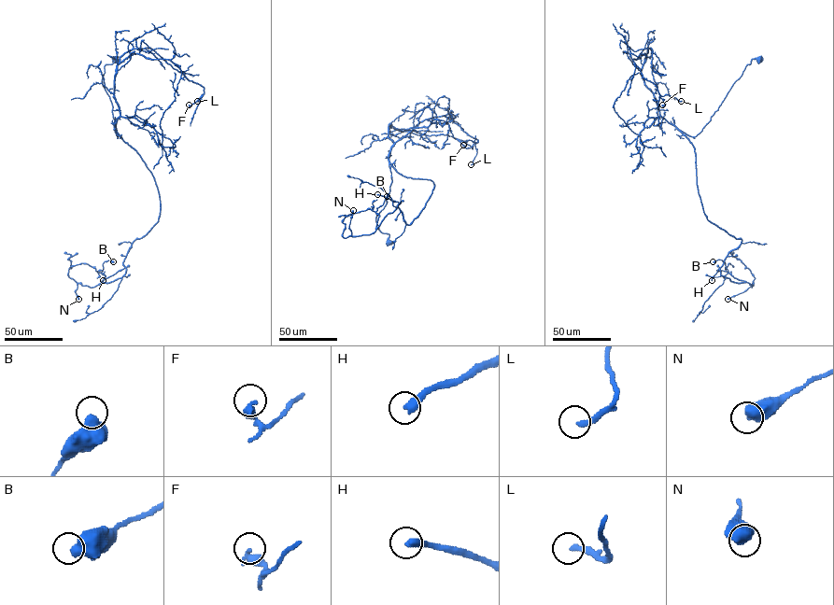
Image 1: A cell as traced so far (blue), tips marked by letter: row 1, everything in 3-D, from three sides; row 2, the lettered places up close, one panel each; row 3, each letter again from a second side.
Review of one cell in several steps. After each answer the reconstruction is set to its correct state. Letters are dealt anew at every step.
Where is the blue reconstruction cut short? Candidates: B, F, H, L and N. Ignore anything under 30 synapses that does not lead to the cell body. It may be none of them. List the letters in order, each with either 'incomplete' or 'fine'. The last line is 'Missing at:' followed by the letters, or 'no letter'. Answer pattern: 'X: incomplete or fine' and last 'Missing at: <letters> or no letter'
B: fine
F: fine
H: incomplete
L: fine
N: fine
Missing at: H

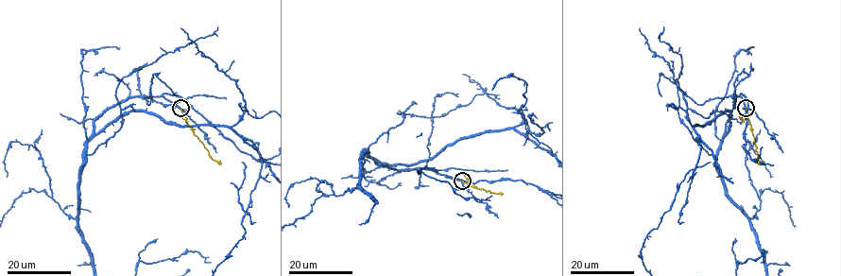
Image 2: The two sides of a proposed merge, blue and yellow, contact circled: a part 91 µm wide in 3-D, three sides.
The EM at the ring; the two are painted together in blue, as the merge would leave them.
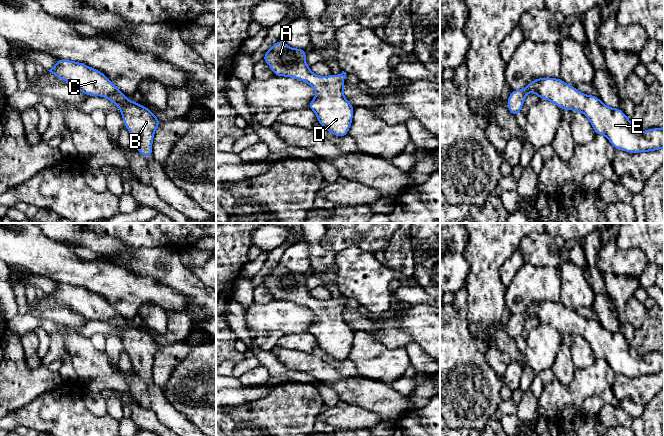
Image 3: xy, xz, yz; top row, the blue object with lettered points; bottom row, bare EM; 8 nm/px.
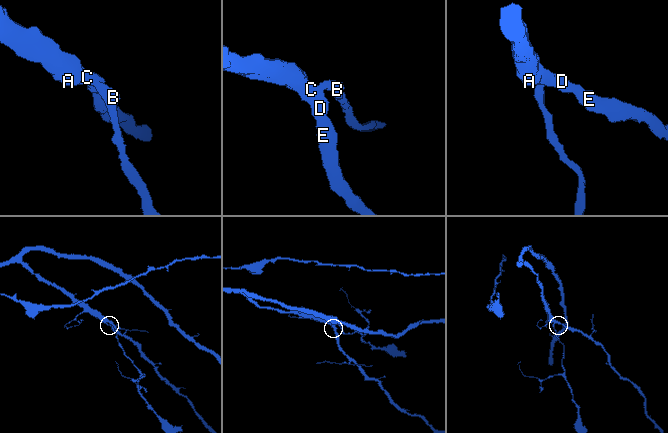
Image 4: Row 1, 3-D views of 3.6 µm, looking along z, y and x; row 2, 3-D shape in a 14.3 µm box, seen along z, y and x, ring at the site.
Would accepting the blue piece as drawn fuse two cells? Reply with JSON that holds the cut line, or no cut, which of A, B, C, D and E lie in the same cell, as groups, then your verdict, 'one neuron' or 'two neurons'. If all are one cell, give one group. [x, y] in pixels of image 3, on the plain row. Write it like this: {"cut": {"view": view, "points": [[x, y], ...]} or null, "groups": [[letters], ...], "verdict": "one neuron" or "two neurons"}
{"cut": null, "groups": [["A", "B", "C", "D", "E"]], "verdict": "one neuron"}

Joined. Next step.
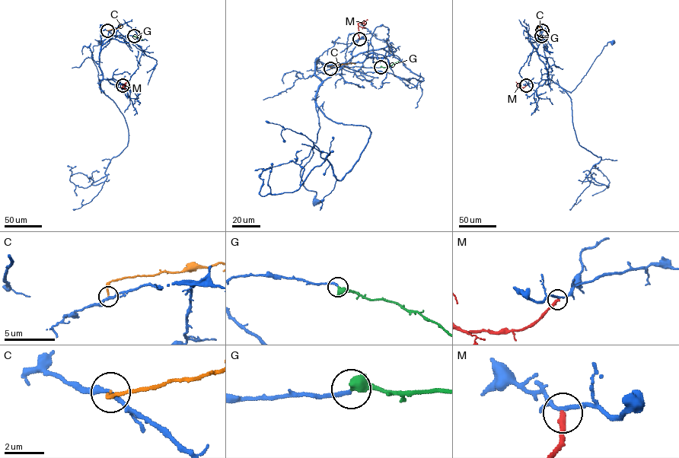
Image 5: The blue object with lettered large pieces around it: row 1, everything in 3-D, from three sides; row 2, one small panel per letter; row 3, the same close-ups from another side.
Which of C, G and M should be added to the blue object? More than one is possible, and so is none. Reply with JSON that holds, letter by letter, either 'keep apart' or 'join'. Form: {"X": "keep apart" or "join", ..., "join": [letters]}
{"C": "keep apart", "G": "join", "M": "keep apart", "join": ["G"]}

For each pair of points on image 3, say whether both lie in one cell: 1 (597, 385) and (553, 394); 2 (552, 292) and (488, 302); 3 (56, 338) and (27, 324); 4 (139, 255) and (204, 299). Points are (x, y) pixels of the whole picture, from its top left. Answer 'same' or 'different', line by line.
1: same
2: different
3: same
4: same

